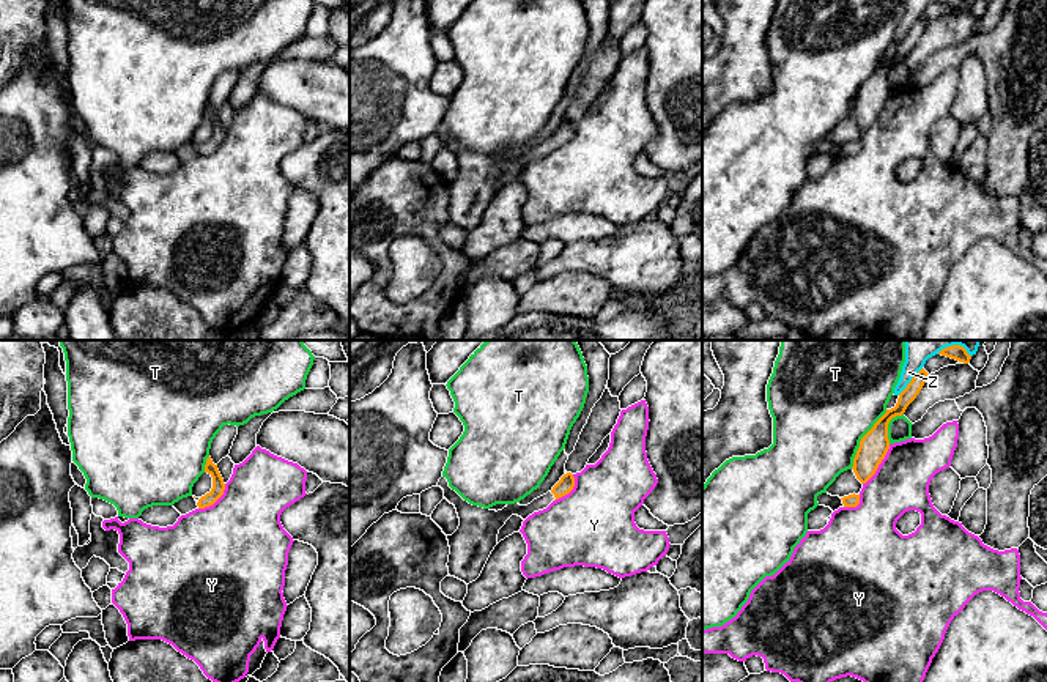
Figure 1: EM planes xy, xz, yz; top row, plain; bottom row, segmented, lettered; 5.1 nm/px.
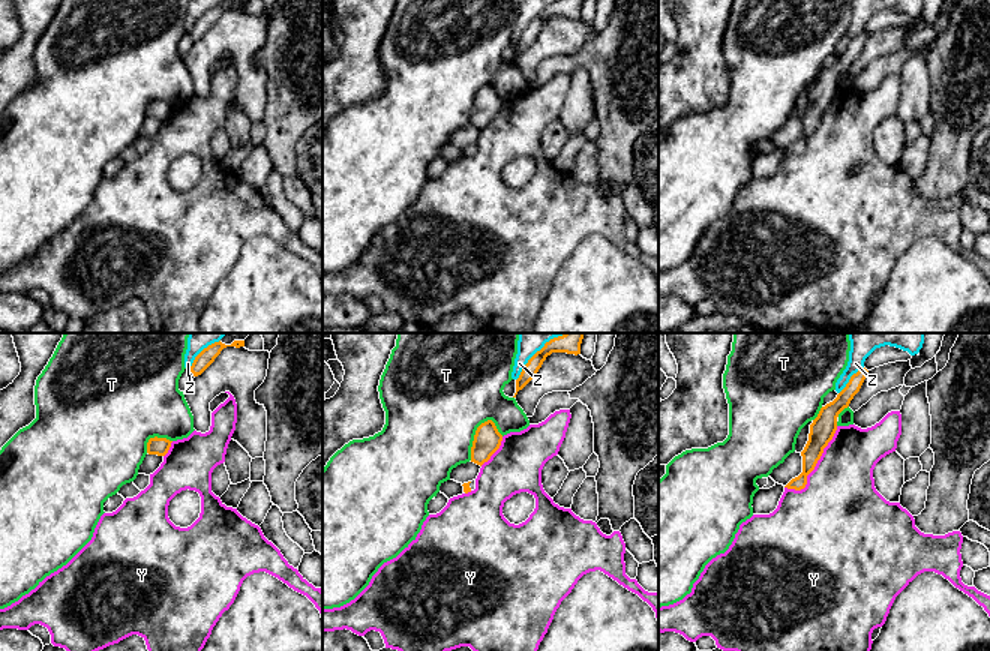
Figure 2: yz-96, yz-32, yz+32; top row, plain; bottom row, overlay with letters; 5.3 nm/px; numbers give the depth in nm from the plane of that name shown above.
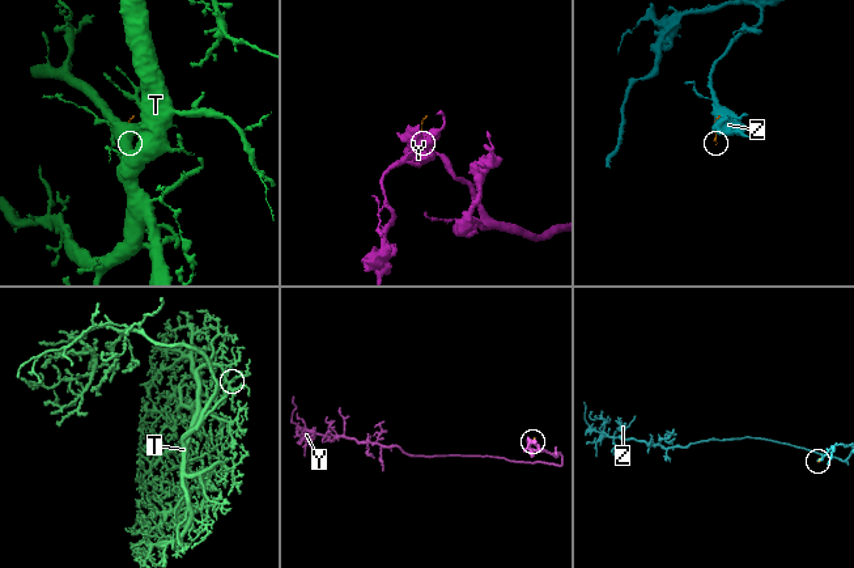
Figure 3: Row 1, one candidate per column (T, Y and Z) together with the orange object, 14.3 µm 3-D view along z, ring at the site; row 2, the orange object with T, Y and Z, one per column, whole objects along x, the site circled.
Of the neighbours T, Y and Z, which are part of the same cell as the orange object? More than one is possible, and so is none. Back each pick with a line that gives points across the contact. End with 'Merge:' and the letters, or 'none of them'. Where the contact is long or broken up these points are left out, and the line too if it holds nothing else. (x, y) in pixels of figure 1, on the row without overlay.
Merge: none of them

